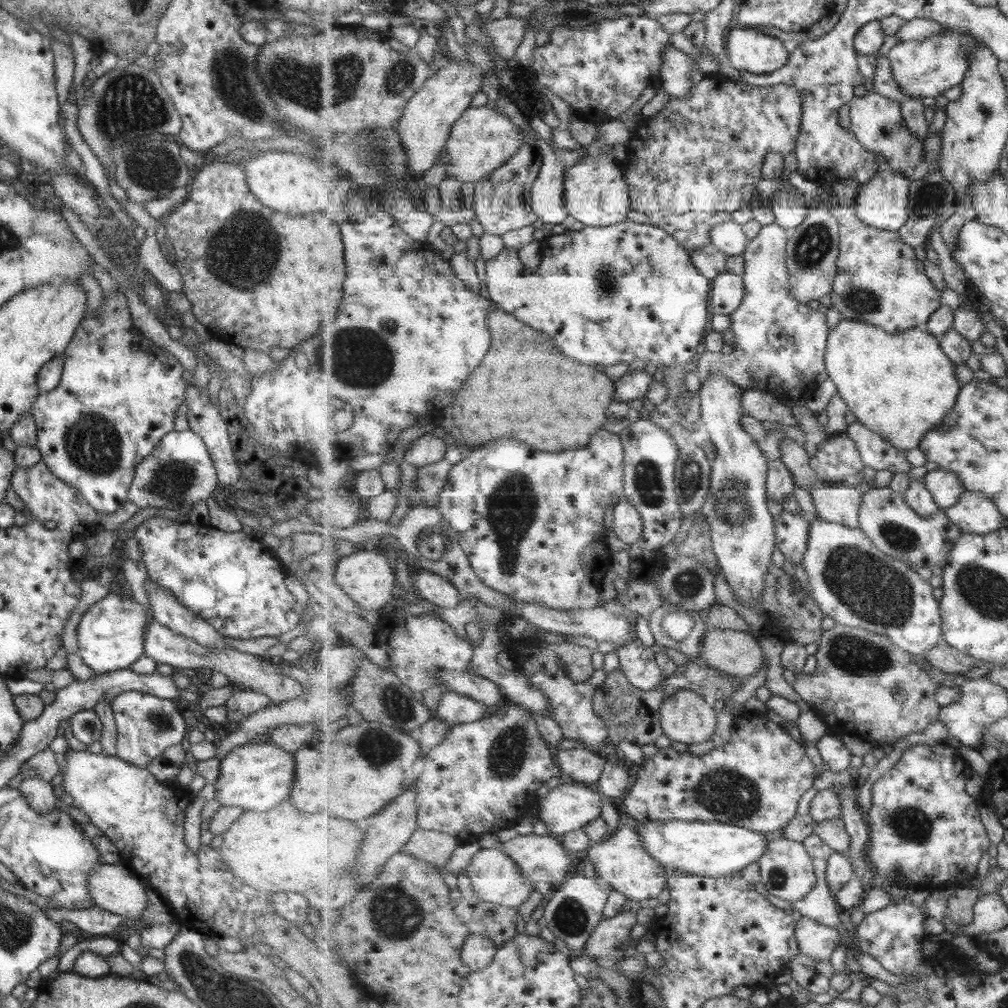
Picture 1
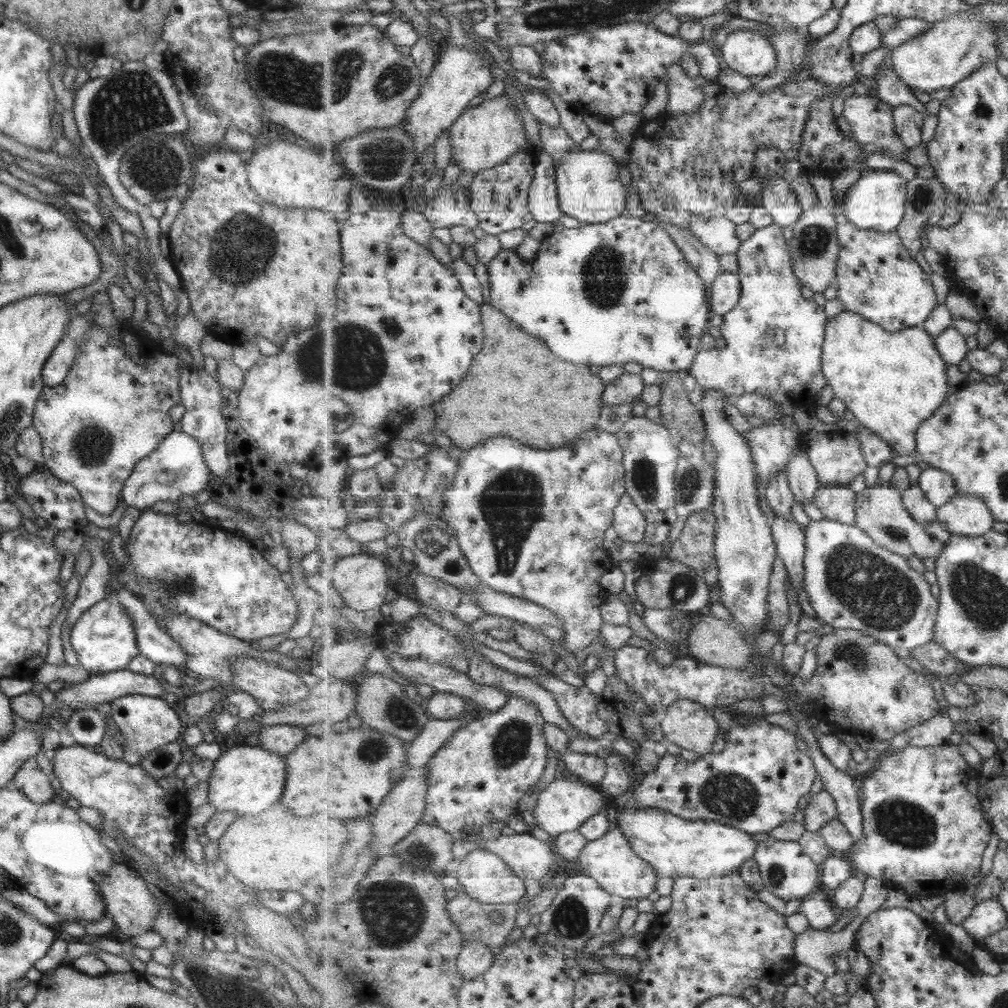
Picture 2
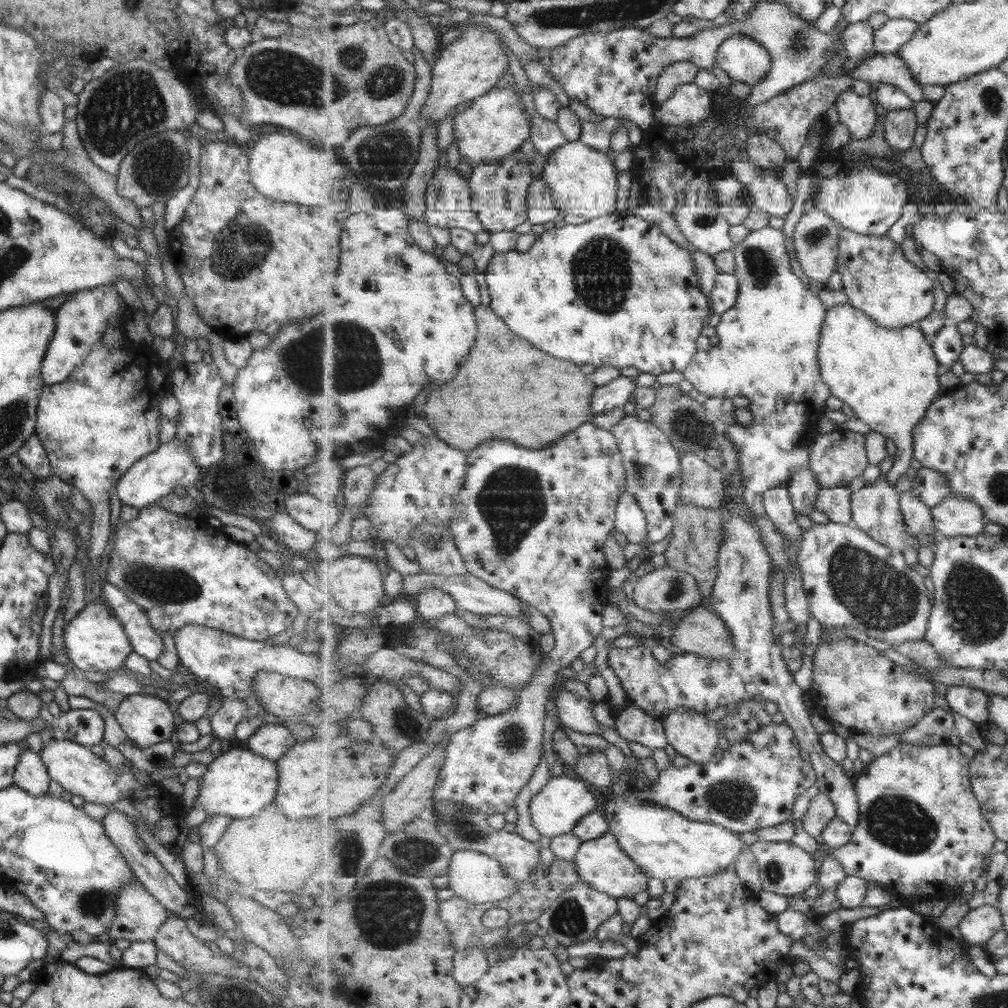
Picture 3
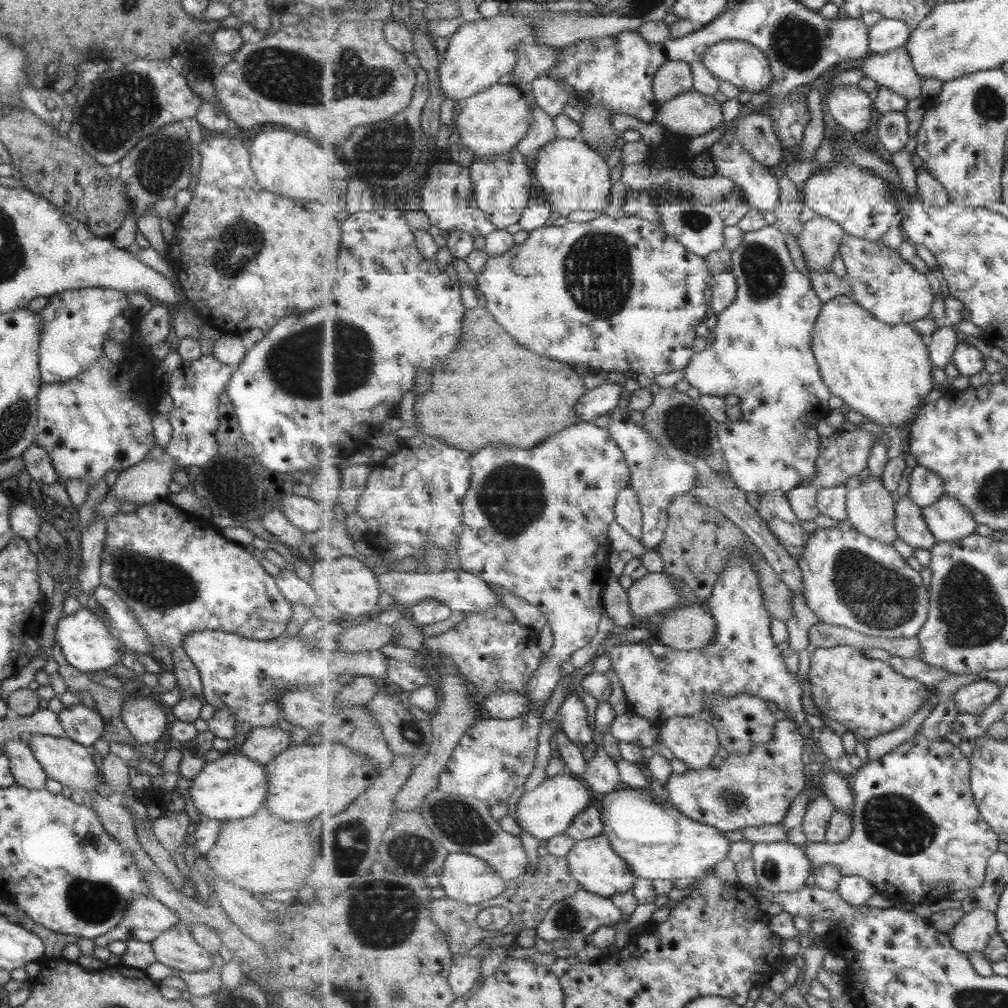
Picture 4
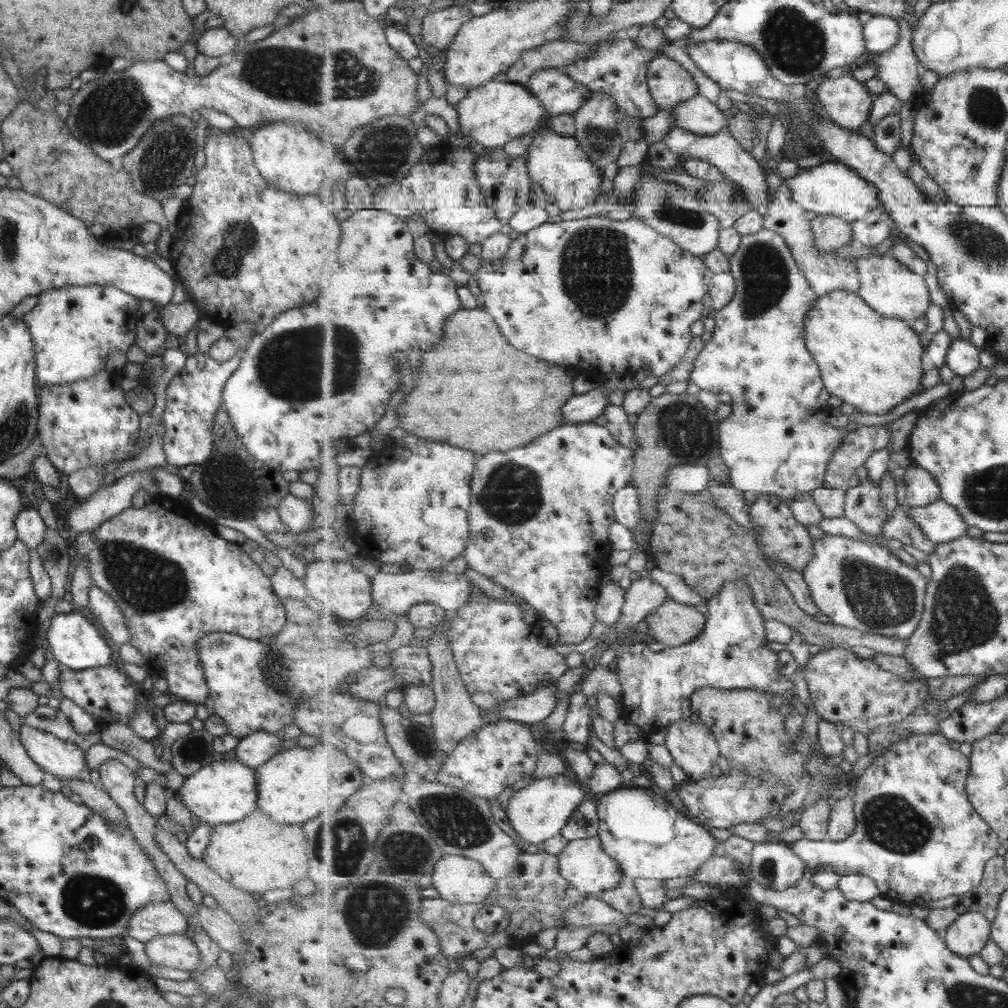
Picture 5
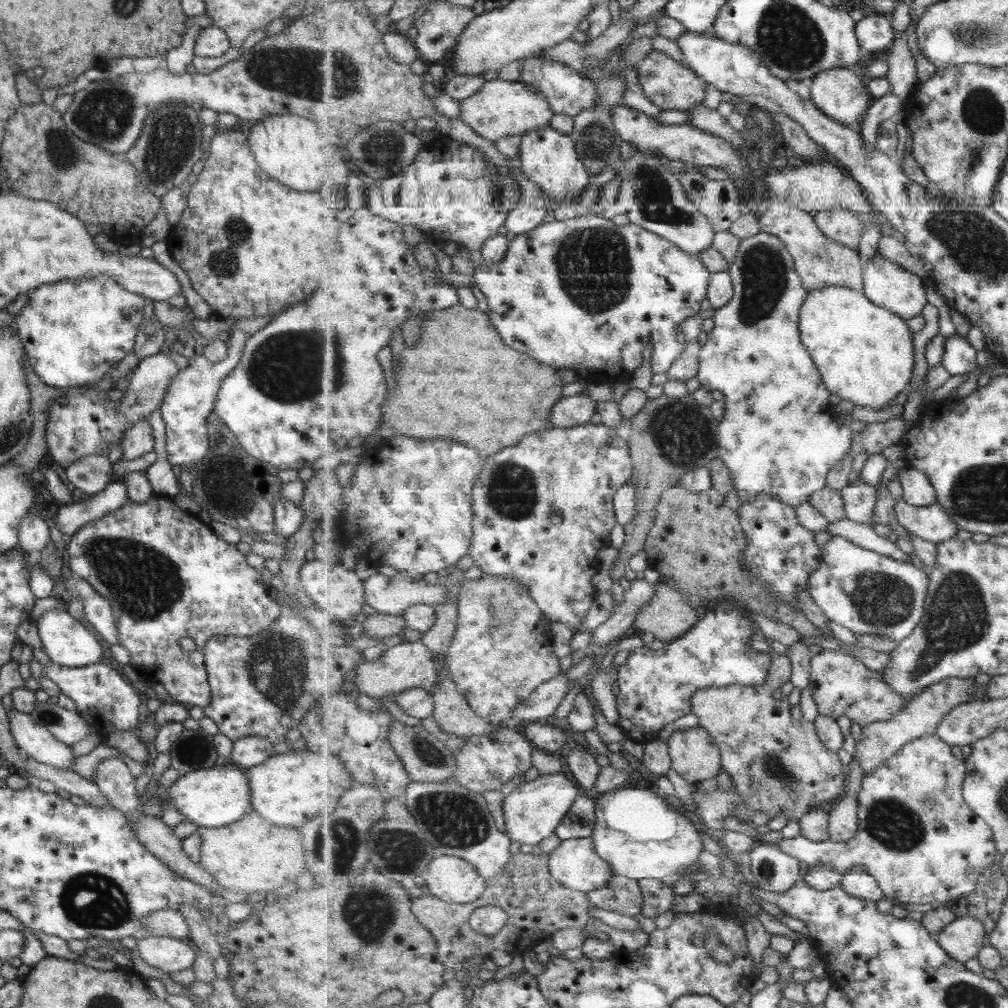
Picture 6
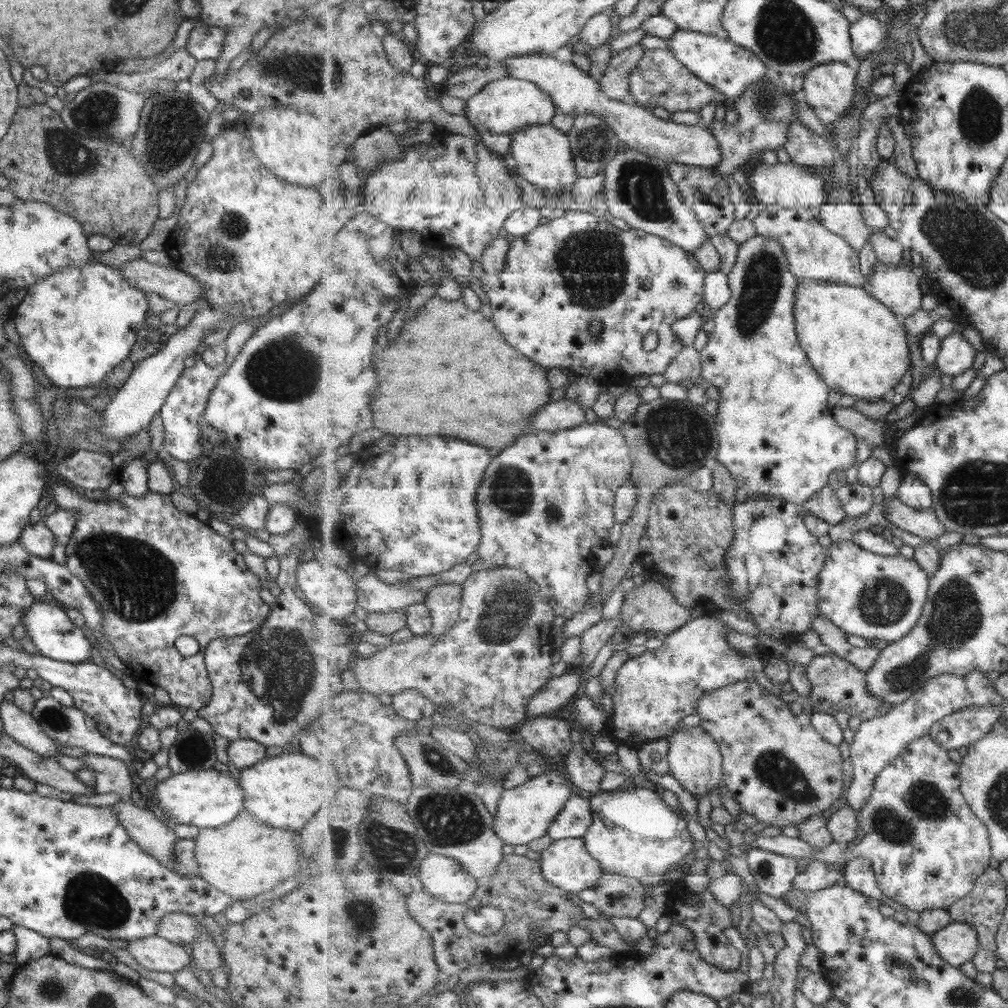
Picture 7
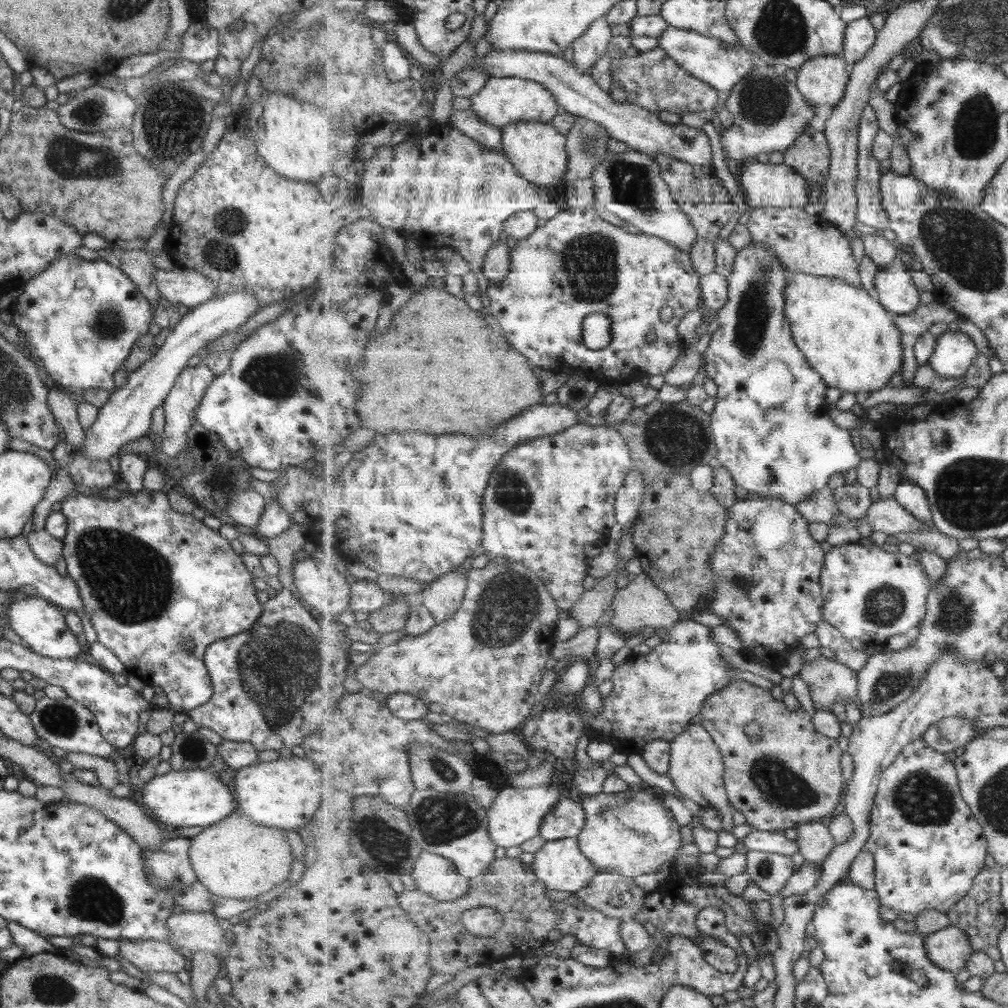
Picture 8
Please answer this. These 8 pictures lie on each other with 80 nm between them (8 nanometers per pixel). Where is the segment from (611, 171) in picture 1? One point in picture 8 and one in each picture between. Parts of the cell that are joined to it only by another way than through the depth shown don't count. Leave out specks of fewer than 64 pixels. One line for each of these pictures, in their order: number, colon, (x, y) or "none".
2: (588, 183)
3: (583, 180)
4: (575, 177)
5: (568, 177)
6: (549, 158)
7: (544, 157)
8: (539, 151)

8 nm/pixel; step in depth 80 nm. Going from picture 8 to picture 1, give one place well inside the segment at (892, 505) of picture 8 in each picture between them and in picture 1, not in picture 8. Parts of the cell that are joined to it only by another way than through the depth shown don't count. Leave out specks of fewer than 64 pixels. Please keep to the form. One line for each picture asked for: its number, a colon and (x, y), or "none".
1: (975, 513)
2: (967, 514)
3: (955, 516)
4: (950, 520)
5: (941, 522)
6: (933, 523)
7: (925, 523)

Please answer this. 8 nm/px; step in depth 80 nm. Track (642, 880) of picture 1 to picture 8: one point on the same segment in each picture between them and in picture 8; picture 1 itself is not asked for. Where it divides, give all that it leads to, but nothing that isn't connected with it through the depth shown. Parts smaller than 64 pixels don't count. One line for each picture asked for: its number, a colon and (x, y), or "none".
2: (611, 860)
3: (602, 863)
4: (596, 865)
5: (584, 863)
6: (575, 863)
7: (566, 864)
8: (561, 864)

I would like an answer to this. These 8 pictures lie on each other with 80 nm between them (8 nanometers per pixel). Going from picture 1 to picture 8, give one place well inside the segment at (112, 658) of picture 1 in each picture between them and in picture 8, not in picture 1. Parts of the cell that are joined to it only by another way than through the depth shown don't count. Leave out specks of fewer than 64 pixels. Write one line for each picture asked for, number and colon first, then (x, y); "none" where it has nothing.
2: (102, 638)
3: (94, 640)
4: (85, 643)
5: (74, 643)
6: (66, 642)
7: (47, 626)
8: (38, 623)

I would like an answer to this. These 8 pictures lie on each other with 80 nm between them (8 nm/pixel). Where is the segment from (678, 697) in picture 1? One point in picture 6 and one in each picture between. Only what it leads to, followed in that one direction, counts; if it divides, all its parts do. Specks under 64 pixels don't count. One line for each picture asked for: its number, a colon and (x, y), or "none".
2: (690, 725)
3: (691, 734)
4: (695, 741)
5: (694, 747)
6: (695, 755)

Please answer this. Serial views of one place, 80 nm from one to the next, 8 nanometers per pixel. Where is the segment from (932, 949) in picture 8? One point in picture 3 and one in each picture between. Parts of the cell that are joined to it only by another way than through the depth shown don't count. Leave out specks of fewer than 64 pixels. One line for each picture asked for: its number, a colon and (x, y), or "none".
3: (979, 926)
4: (972, 933)
5: (967, 936)
6: (963, 939)
7: (958, 943)

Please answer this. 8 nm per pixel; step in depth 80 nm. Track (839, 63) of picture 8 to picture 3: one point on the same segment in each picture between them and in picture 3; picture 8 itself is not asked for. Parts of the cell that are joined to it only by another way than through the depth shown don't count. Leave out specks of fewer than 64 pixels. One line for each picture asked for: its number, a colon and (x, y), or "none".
3: (856, 112)
4: (850, 107)
5: (848, 103)
6: (841, 93)
7: (830, 89)

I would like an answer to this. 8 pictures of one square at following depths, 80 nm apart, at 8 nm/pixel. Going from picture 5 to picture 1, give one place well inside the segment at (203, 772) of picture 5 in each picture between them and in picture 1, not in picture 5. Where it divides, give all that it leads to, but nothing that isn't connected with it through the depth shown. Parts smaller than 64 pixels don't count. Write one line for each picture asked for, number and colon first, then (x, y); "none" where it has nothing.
1: (256, 775)
2: (245, 779)
3: (237, 784)
4: (230, 788)

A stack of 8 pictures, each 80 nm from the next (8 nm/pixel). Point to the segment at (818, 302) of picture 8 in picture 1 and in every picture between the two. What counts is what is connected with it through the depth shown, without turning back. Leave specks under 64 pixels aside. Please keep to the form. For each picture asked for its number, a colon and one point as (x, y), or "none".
1: (901, 386)
2: (892, 382)
3: (888, 377)
4: (883, 371)
5: (872, 362)
6: (865, 353)
7: (857, 344)

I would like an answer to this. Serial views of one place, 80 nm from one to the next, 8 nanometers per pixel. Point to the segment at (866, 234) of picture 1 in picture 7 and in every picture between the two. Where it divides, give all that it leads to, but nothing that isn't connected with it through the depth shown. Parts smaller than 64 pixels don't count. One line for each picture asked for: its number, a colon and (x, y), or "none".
2: (877, 277)
3: (878, 278)
4: (883, 282)
5: (889, 286)
6: (888, 284)
7: (896, 286)

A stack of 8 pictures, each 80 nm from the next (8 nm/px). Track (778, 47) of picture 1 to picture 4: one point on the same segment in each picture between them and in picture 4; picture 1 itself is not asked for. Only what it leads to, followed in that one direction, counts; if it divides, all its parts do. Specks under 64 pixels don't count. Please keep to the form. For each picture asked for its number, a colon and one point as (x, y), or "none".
2: (750, 53)
3: (745, 59)
4: (741, 63)

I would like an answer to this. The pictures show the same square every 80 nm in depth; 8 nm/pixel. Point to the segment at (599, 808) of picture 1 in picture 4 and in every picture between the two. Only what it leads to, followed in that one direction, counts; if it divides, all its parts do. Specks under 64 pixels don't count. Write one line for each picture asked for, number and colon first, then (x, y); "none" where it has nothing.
2: (564, 805)
3: (562, 803)
4: (549, 810)

